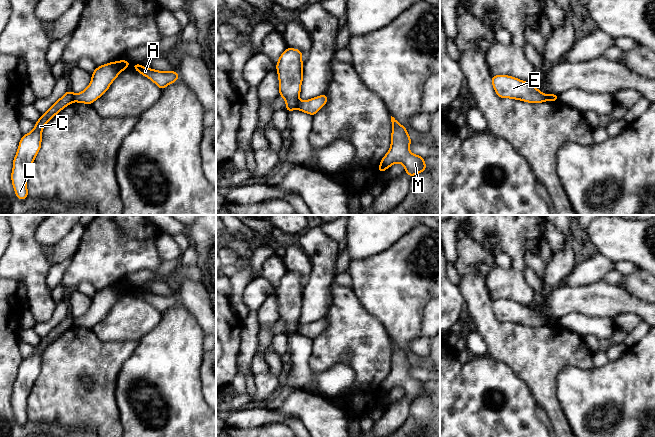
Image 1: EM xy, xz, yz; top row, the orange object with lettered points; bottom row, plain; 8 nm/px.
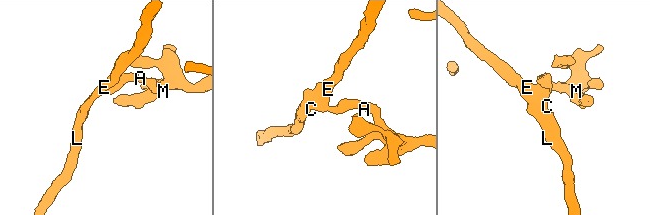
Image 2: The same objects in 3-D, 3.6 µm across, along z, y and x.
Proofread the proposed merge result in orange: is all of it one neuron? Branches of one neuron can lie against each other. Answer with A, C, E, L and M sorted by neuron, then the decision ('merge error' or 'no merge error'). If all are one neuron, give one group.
A M / C E L; merge error

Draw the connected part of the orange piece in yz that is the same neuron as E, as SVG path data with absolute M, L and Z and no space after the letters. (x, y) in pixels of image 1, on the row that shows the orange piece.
M507 75L493 76L491 81L496 94L500 98L511 98L529 103L552 101L551 96L553 94L545 95L535 88L531 82L524 82Z

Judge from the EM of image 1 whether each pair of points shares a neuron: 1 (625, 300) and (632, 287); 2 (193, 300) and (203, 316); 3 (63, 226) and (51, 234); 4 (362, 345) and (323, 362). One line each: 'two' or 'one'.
1: two
2: one
3: one
4: one

